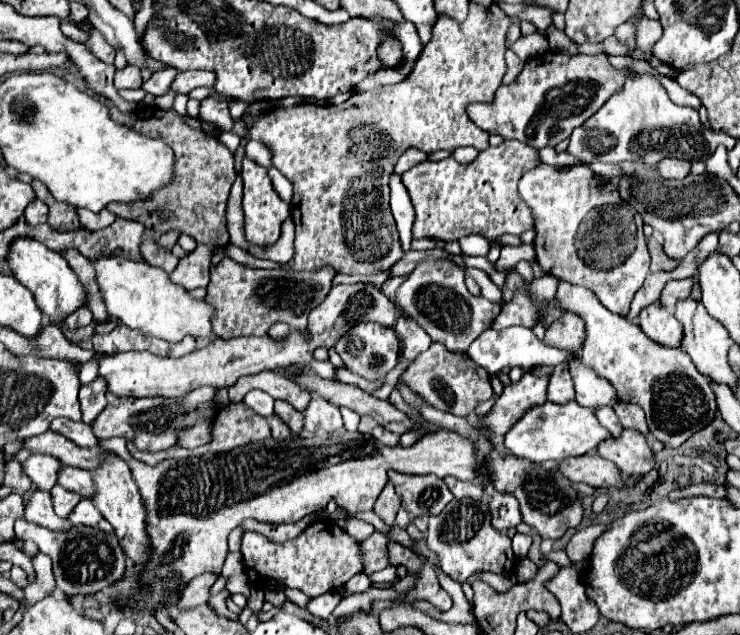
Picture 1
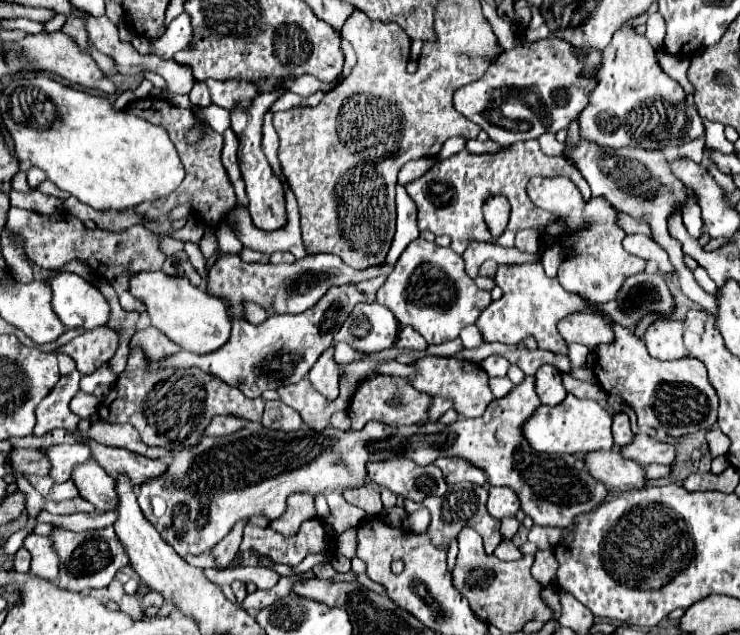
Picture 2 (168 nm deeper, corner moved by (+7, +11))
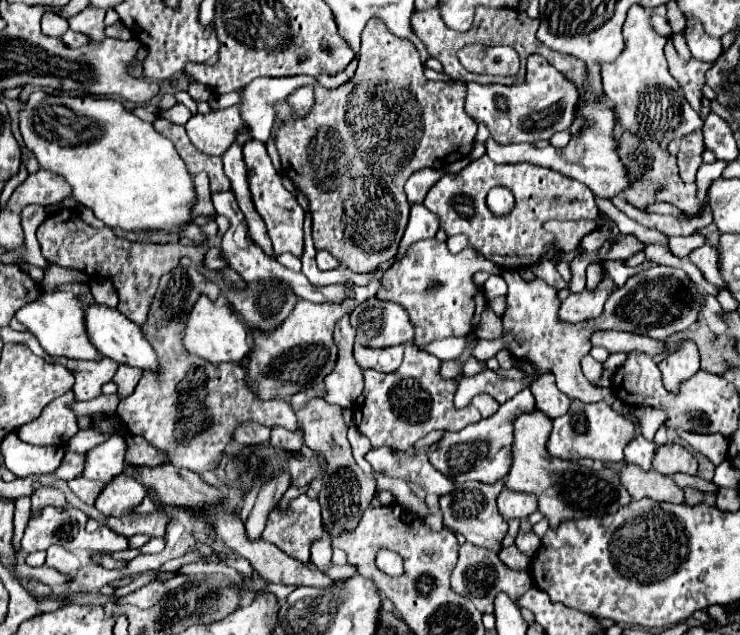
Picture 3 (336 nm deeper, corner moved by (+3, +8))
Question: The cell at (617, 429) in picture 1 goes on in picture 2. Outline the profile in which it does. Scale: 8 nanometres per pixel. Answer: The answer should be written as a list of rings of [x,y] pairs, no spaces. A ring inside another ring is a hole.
[[[625,413],[613,415],[613,439],[615,439],[615,445],[627,445],[633,439],[633,431],[629,427],[629,417]]]

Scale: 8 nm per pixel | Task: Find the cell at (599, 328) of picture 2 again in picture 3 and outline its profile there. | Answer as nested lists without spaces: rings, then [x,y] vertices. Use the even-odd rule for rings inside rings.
[[[599,330],[591,336],[593,346],[603,346],[609,352],[645,352],[649,356],[661,354],[667,350],[665,342],[653,340],[649,336],[629,334],[629,332],[615,332],[615,330]]]

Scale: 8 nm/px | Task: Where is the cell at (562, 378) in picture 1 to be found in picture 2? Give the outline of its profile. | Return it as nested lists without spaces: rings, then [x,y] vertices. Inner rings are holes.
[[[543,365],[539,367],[537,375],[535,375],[537,383],[535,383],[535,391],[541,399],[541,403],[545,405],[557,405],[559,401],[565,399],[567,391],[563,387],[563,379],[561,379],[561,371],[553,365]]]

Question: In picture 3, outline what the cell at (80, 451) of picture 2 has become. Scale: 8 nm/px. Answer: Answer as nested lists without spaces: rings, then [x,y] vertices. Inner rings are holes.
[[[113,434],[107,442],[87,452],[87,464],[83,470],[83,478],[111,482],[115,476],[123,474],[127,468],[125,452],[127,452],[125,438],[119,434]]]

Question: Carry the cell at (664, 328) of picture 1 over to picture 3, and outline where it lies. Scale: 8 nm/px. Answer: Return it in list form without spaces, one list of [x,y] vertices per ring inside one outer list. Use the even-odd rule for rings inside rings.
[[[687,340],[679,346],[679,350],[673,350],[671,354],[667,354],[667,358],[659,364],[659,370],[663,374],[663,386],[669,392],[679,392],[681,384],[695,376],[695,372],[699,372],[699,352],[697,346]]]

